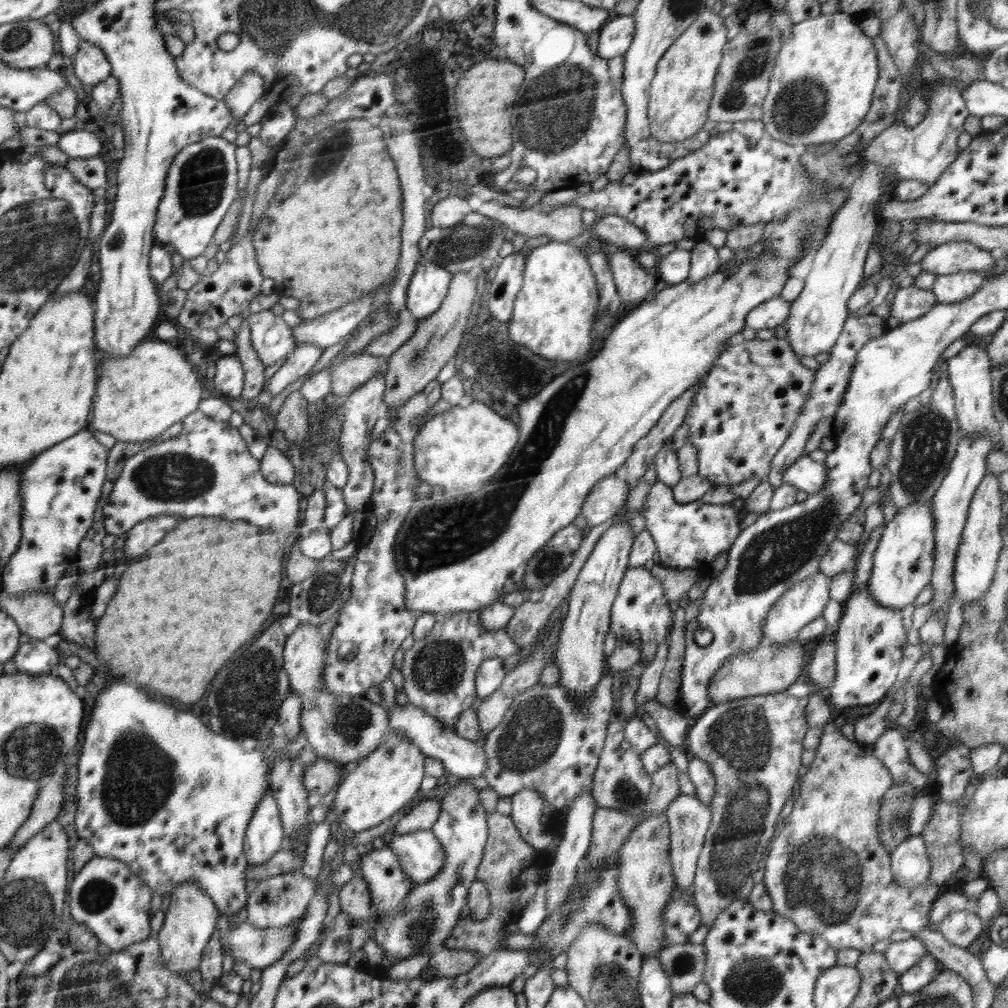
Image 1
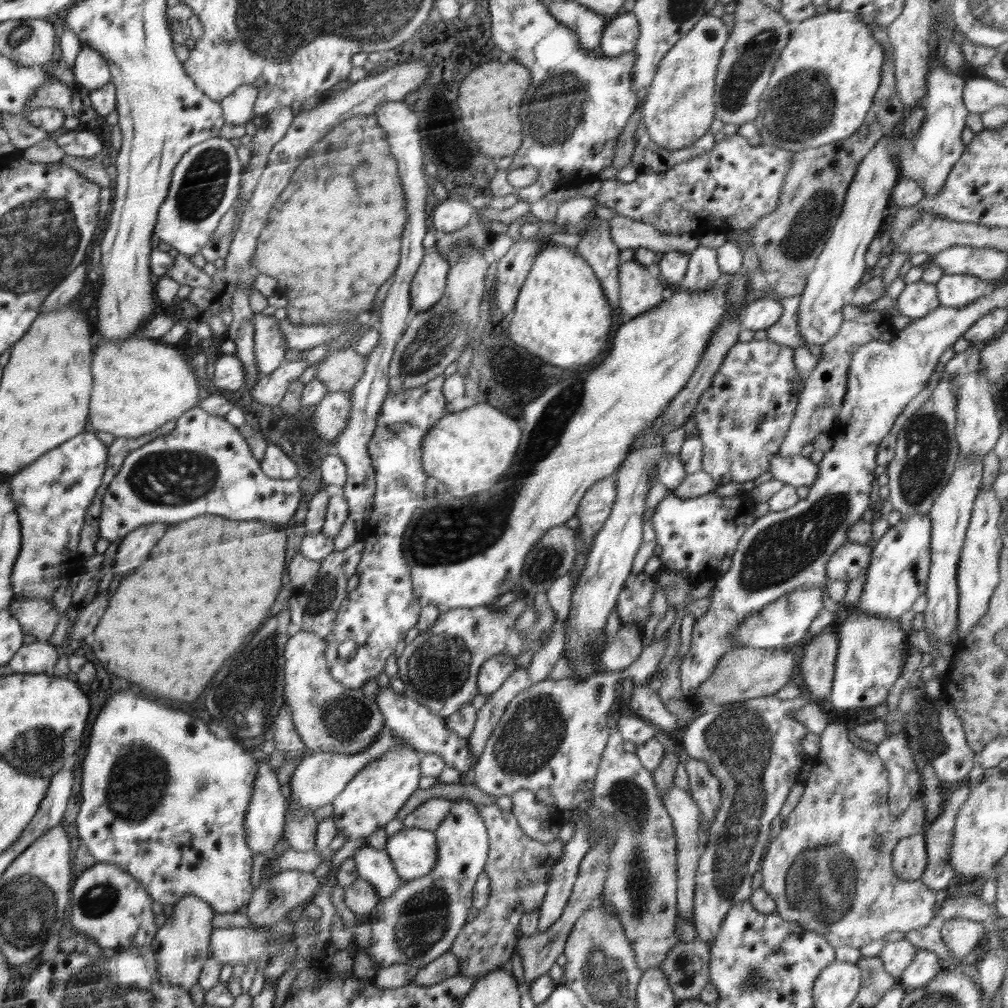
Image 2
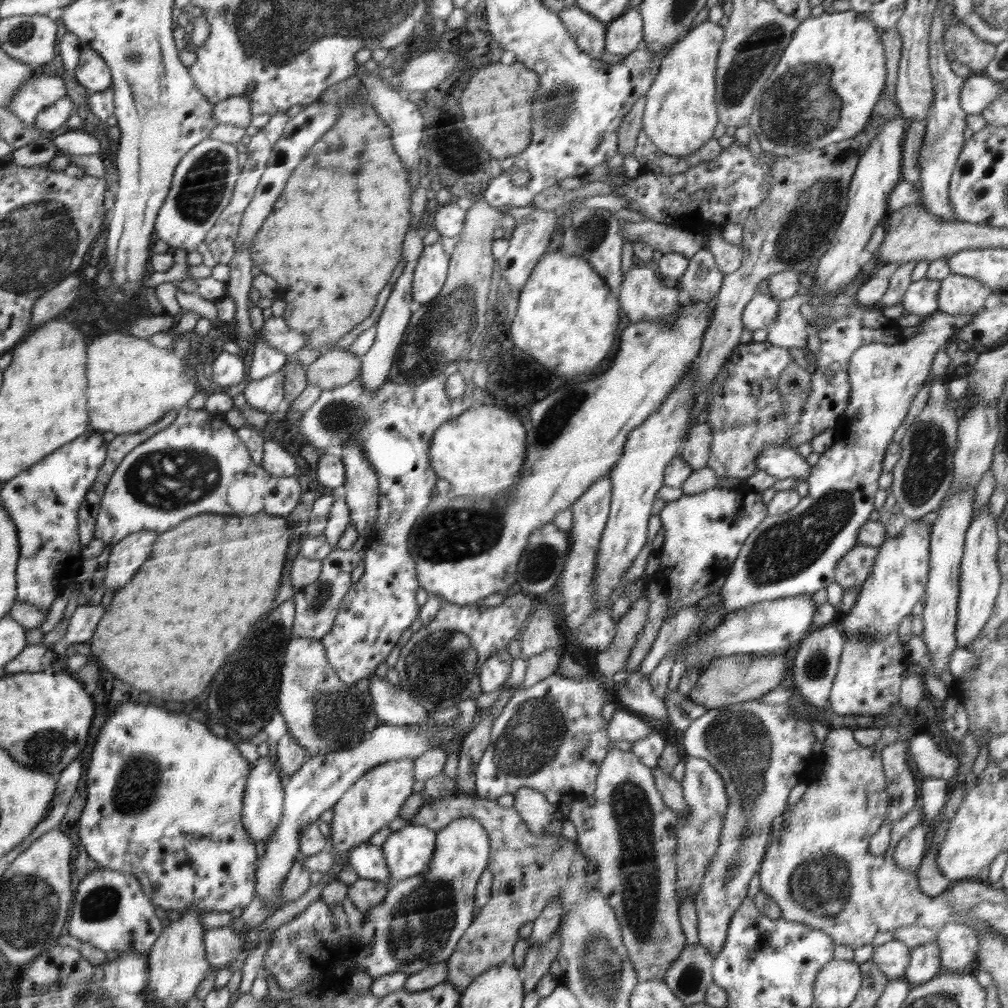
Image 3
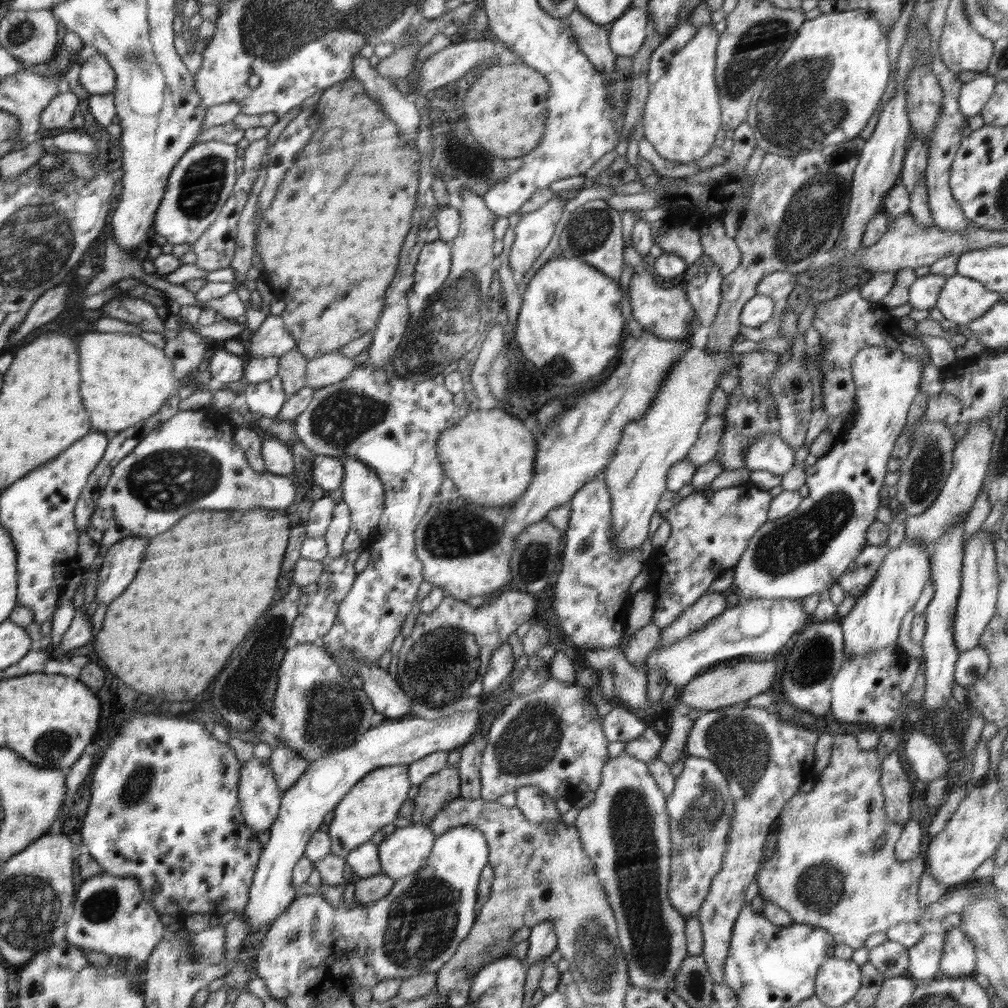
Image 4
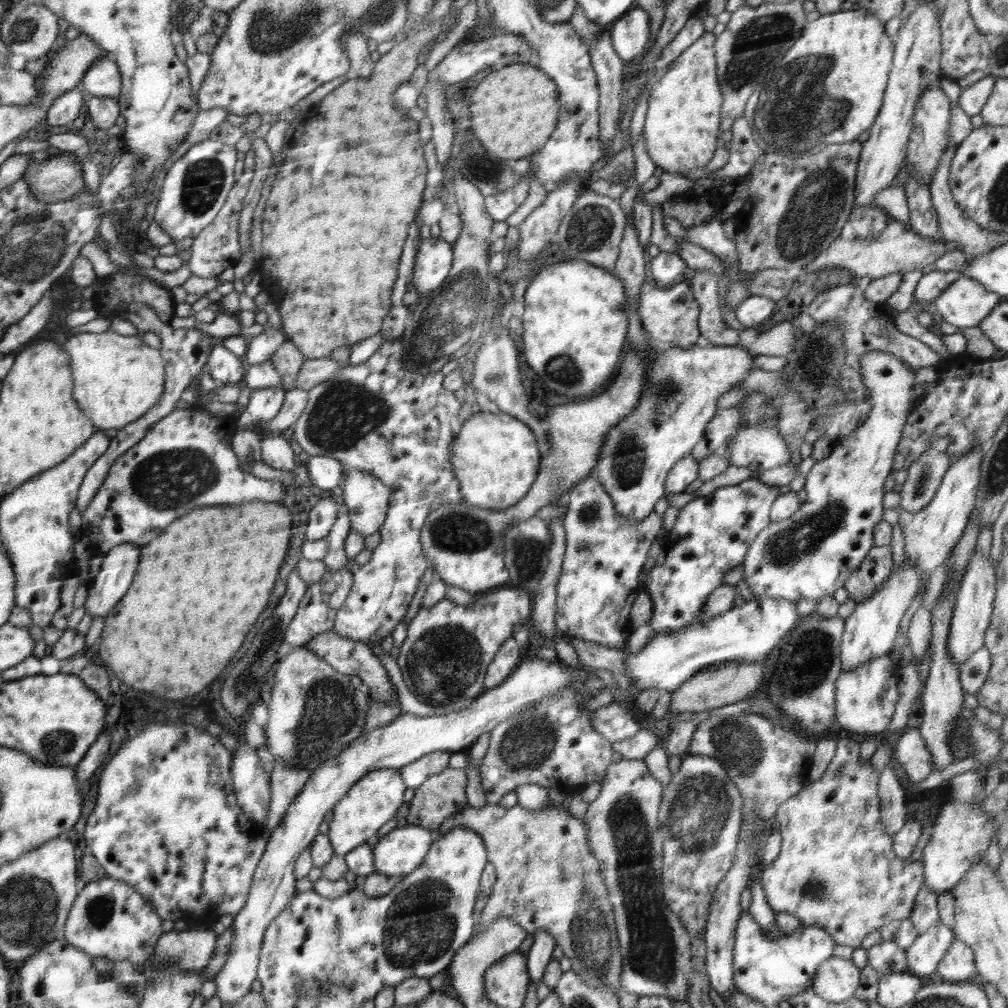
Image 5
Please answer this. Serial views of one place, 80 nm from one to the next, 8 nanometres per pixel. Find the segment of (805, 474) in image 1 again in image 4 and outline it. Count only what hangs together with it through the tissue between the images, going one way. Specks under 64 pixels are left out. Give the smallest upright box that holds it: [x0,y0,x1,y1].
[744,433,796,475]

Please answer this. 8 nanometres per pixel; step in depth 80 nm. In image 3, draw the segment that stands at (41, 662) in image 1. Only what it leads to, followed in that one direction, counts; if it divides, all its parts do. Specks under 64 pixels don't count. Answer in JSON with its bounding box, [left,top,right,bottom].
[5,644,55,675]

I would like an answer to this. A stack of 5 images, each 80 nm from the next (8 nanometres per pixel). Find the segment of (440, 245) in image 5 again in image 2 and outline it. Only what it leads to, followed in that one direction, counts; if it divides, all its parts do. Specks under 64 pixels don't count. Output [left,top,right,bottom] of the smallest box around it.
[408,249,450,320]

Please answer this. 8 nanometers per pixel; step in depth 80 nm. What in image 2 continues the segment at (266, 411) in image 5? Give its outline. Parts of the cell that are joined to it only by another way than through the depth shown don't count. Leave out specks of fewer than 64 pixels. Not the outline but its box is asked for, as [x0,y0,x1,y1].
[250,359,306,406]

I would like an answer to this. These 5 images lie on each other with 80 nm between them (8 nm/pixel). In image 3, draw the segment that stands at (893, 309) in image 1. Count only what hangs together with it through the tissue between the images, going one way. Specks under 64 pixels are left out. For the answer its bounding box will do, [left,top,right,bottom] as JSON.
[902,277,941,316]

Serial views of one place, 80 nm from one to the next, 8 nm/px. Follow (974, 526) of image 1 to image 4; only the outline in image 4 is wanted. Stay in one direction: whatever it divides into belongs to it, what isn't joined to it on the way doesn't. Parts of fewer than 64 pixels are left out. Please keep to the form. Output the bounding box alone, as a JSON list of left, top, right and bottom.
[953,529,998,652]

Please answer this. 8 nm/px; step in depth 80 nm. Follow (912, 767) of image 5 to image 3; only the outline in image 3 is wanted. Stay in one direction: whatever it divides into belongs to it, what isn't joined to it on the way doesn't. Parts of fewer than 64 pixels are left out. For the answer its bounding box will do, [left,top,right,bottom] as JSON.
[908,734,961,780]

